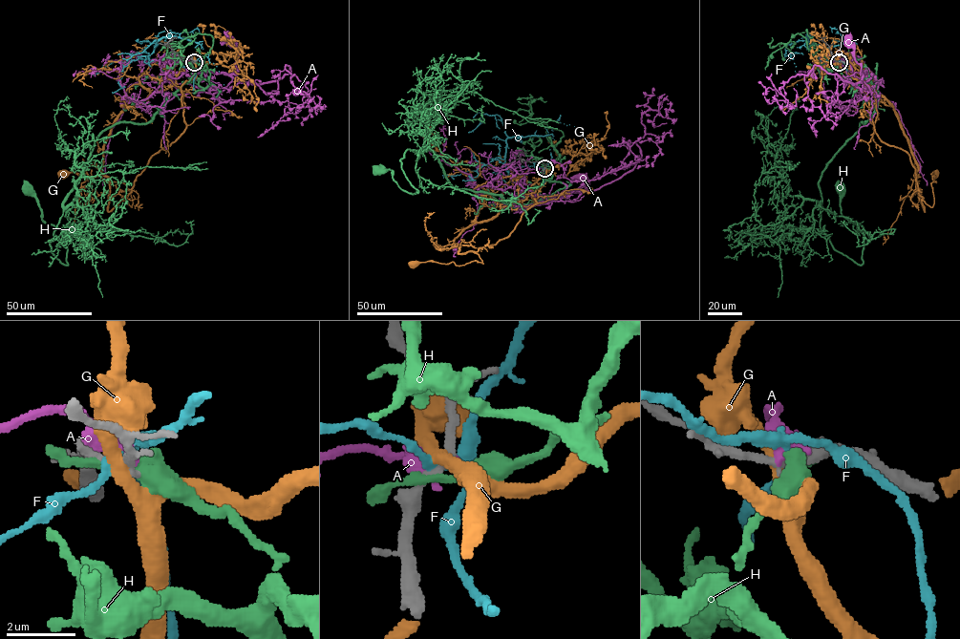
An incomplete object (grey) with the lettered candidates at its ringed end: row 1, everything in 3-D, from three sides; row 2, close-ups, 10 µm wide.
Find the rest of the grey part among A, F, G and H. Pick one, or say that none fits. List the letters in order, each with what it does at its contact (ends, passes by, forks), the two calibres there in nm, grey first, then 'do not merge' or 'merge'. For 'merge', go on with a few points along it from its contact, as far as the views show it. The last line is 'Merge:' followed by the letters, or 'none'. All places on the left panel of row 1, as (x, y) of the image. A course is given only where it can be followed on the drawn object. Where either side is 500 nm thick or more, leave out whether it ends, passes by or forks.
A: it passes by; 260 nm thick on the grey side, 300 nm on the other; do not merge
F: it forks there; 280 nm thick on the grey side, 200 nm on the other; do not merge
G: it passes by; 260 nm thick on the grey side, 380 nm on the other; merge; it runs (194, 62), (196, 76), (181, 87), (185, 130), (137, 177), (123, 200), (132, 207), (124, 183), (62, 174)
H: it passes by; 300 nm thick on the grey side, 220 nm on the other; do not merge
Merge: G

